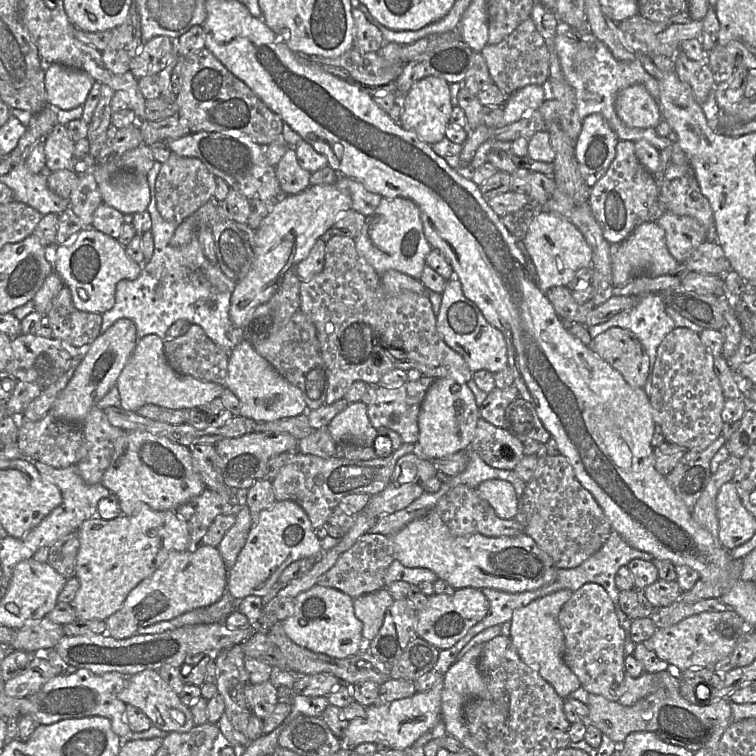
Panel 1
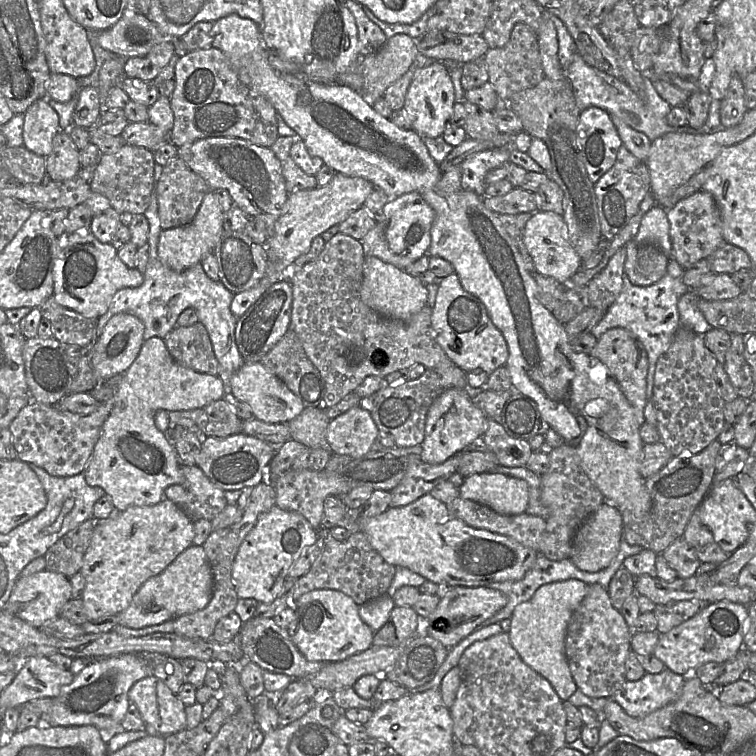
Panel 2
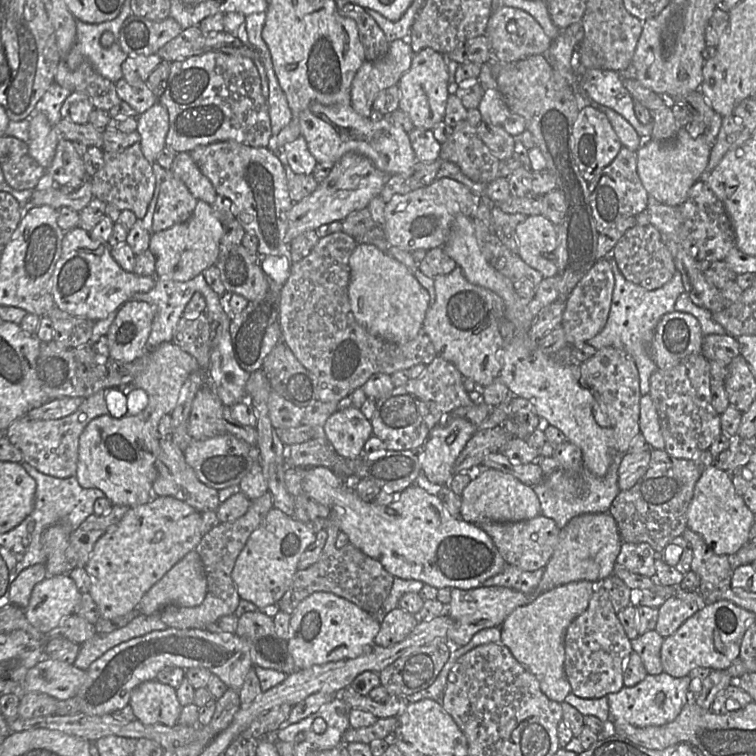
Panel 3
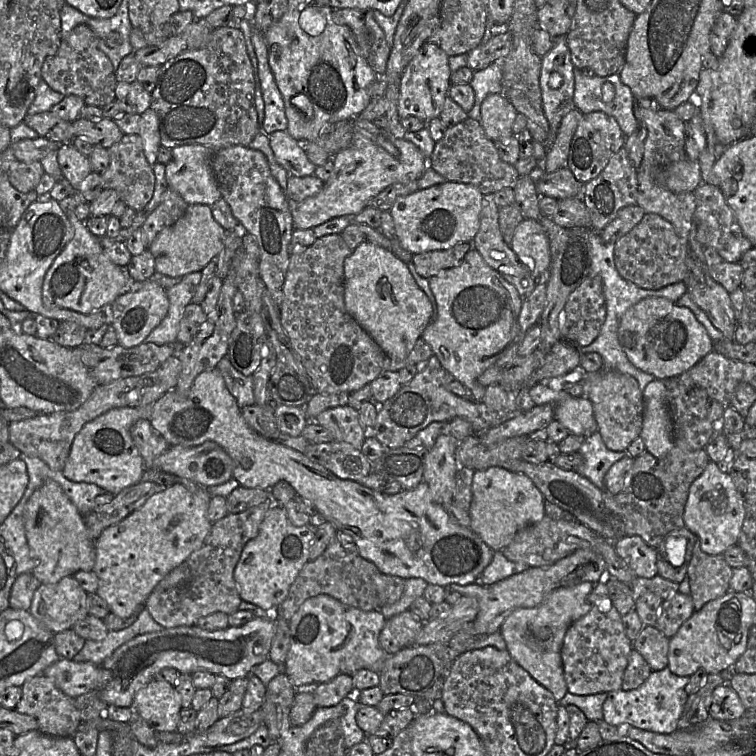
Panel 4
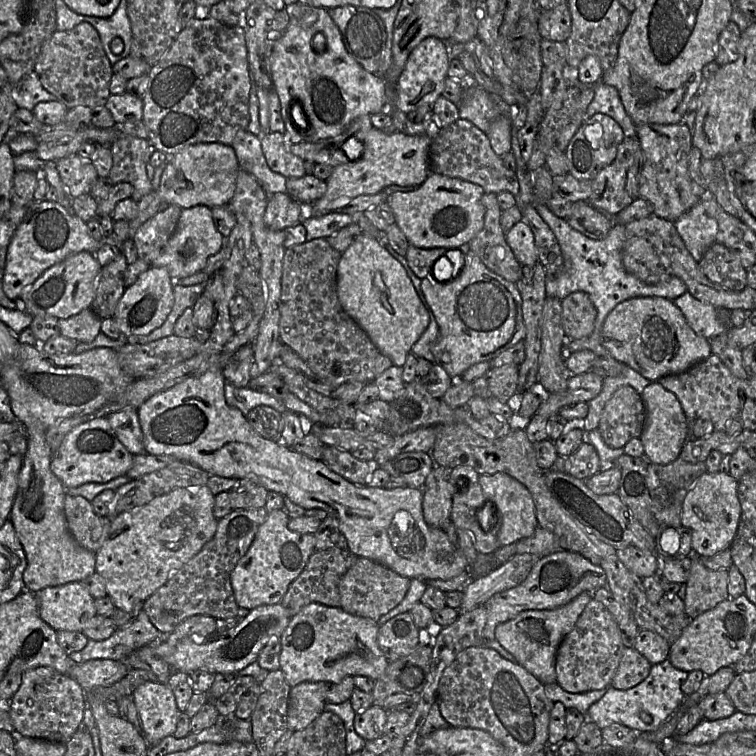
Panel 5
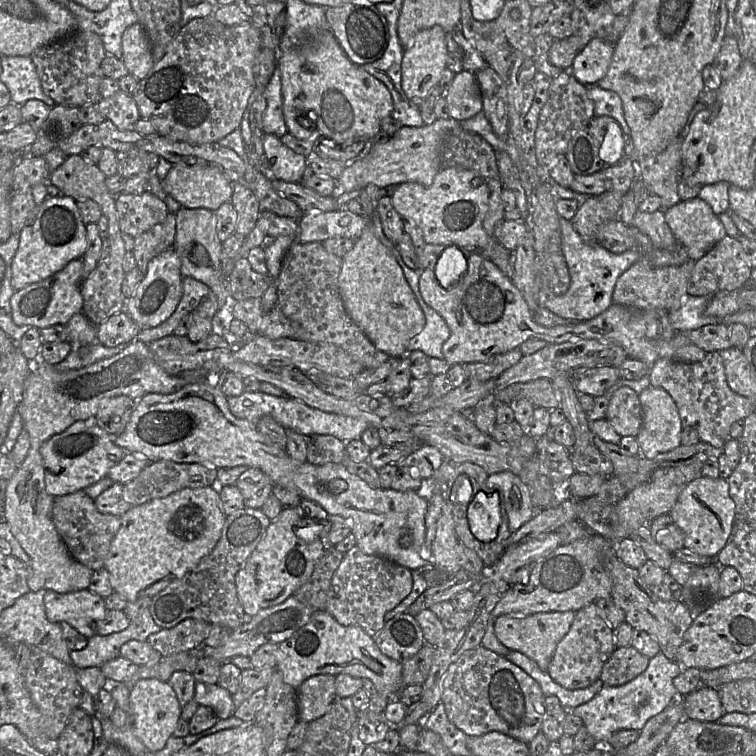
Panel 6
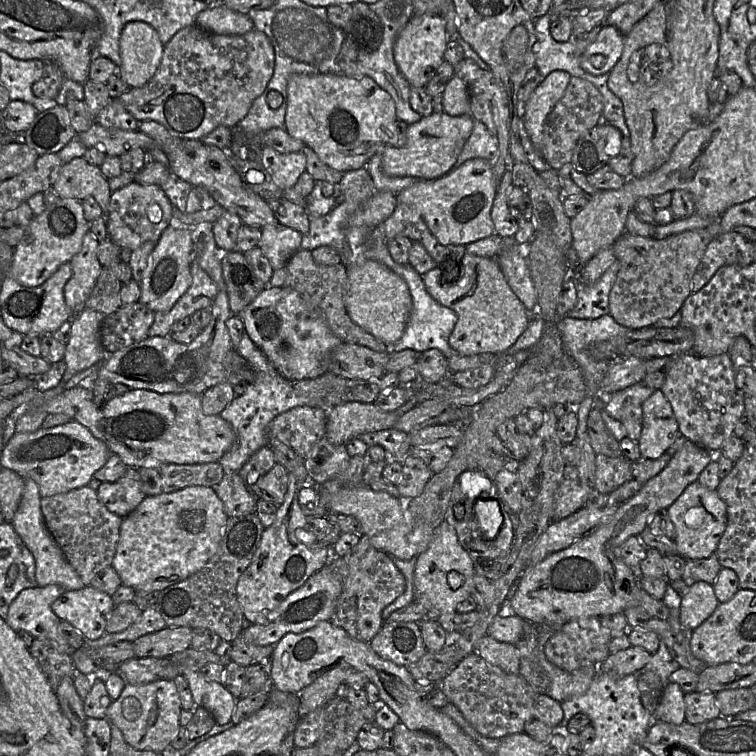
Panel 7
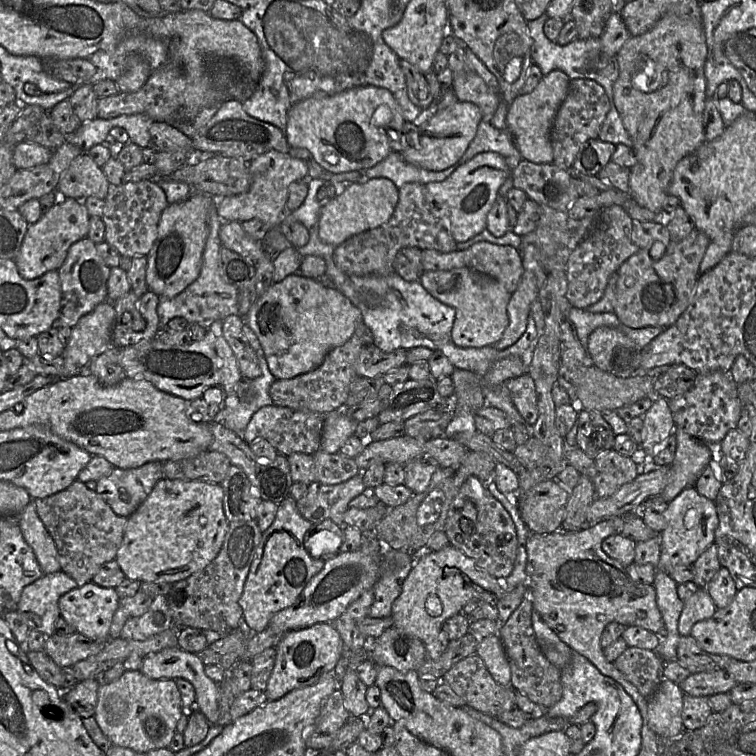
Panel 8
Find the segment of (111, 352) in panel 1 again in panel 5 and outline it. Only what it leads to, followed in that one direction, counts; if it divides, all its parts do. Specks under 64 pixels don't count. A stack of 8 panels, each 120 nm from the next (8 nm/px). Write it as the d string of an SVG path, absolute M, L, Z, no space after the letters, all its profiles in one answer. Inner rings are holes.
M150 266L134 284L126 288L113 318L122 334L128 337L128 343L137 343L139 336L148 335L164 323L174 305L174 284L175 280L165 267Z

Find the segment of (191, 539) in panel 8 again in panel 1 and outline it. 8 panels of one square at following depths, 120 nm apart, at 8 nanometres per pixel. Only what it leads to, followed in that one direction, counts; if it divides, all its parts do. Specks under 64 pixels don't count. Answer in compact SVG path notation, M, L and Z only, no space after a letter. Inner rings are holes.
M142 502L138 503L138 512L134 515L120 514L112 520L95 516L85 520L77 533L80 547L76 557L75 577L80 582L80 588L70 604L80 620L105 621L120 609L132 589L154 573L171 552L186 551L189 543L189 528L175 511L156 511Z

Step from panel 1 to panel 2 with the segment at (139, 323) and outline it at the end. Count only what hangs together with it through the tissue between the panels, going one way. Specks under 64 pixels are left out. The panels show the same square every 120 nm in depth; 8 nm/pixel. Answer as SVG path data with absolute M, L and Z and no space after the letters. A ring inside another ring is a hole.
M157 163L154 164L151 201L144 212L149 223L148 244L150 246L149 261L143 273L144 281L139 287L126 287L116 292L108 311L98 318L95 336L100 337L106 324L114 315L125 312L136 316L143 322L145 327L143 334L144 341L154 336L164 339L176 327L179 315L185 309L193 308L197 313L198 321L208 331L215 356L219 363L218 377L223 382L224 392L232 393L230 386L231 377L245 363L235 342L235 328L238 318L230 309L234 294L222 282L210 279L205 273L201 262L182 272L176 272L164 265L159 259L157 247L162 228L158 216L157 186L162 170L163 166Z

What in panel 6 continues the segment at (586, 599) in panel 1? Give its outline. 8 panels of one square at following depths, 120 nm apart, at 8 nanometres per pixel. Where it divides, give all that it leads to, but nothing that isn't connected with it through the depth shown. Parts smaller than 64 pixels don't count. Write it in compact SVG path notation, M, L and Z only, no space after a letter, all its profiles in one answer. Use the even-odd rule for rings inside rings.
M596 602L590 603L575 613L569 631L557 644L548 673L566 689L586 688L600 678L604 664L615 649L613 630L599 614Z

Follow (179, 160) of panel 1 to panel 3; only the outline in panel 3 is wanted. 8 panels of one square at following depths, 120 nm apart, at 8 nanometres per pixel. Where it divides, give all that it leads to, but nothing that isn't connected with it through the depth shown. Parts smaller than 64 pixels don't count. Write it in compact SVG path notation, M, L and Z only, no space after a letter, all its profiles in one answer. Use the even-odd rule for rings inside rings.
M171 169L167 170L153 213L152 233L187 221L197 201L183 181Z

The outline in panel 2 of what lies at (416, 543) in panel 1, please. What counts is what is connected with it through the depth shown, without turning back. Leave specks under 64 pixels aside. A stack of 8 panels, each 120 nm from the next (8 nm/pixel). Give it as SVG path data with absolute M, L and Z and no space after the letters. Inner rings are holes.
M430 493L405 506L389 507L382 514L363 520L360 531L388 564L405 567L428 581L447 583L451 587L520 580L539 554L511 537L467 525L452 516L446 505Z

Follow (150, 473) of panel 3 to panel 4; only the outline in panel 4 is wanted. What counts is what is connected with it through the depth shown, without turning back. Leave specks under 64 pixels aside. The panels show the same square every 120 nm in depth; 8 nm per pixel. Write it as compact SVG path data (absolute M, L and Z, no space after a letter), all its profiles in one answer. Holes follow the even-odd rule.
M148 404L141 408L124 407L115 408L98 416L86 423L74 438L69 456L65 463L62 474L70 481L96 484L105 489L107 493L117 495L127 487L133 486L141 481L145 468L145 461L136 448L131 435L131 427L140 419L150 420L152 405Z

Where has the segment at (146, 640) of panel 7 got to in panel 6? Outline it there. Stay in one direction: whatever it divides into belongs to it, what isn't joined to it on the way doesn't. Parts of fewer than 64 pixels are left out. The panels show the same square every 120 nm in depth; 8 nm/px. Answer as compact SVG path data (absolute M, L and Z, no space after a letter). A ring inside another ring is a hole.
M188 618L176 626L151 634L147 642L162 657L187 651L204 645L209 634L210 623Z

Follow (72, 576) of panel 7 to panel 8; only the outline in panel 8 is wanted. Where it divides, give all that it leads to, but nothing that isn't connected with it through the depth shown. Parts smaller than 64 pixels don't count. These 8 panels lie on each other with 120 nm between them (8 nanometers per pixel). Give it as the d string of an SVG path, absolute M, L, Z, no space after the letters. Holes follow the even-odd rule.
M31 499L16 516L22 535L32 548L44 575L61 571L55 542L37 514L35 500Z

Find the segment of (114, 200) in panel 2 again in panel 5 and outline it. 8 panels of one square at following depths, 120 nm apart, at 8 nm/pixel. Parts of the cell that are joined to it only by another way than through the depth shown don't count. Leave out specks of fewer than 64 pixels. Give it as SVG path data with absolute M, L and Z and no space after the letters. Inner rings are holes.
M121 135L110 145L113 165L108 178L113 185L130 183L133 187L131 199L138 202L152 191L152 182L147 176L146 166L155 150L148 139L133 135Z

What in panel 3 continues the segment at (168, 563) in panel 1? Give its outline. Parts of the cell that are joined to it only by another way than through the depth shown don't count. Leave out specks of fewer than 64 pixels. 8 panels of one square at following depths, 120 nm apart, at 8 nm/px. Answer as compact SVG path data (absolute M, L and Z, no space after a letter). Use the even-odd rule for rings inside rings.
M192 550L144 594L137 609L141 614L153 615L168 605L195 607L203 602L206 592L204 566Z

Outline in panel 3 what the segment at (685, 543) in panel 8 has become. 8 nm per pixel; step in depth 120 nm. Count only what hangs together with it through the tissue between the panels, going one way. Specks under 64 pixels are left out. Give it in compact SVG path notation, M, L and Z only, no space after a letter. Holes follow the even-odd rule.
M709 466L698 479L687 510L687 528L699 534L717 555L733 555L749 542L754 513L737 494L727 471Z

